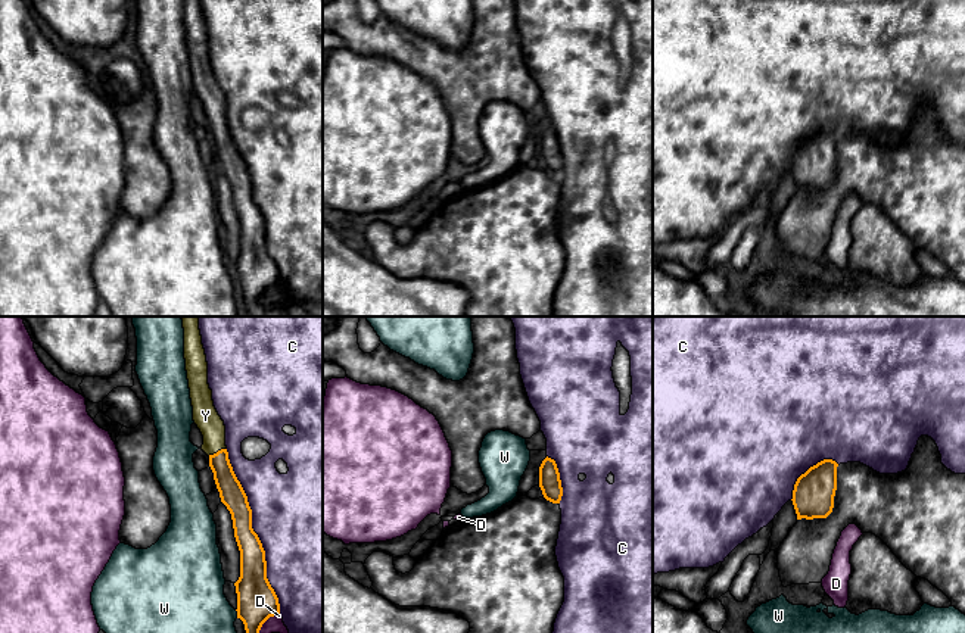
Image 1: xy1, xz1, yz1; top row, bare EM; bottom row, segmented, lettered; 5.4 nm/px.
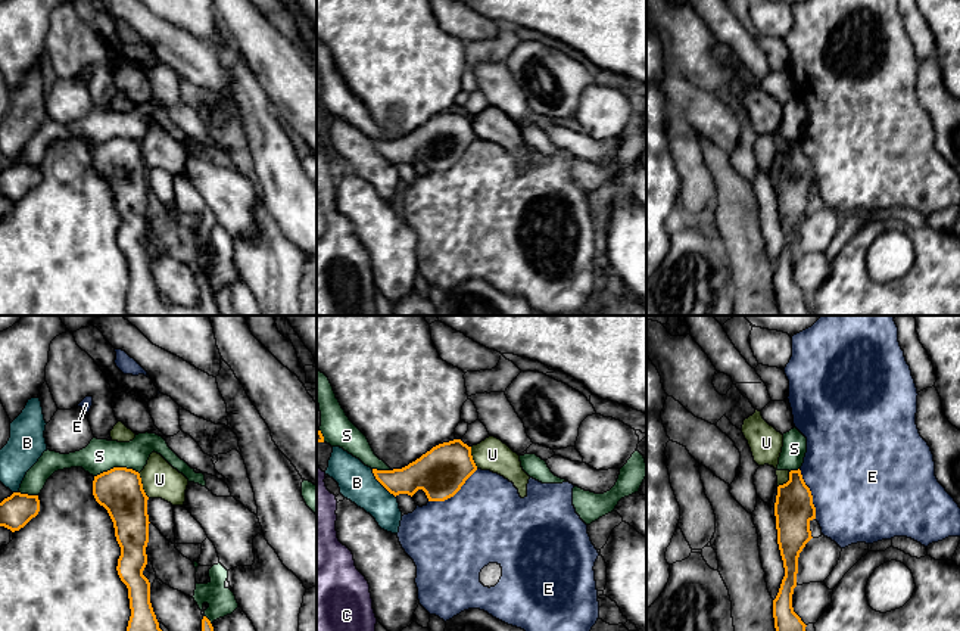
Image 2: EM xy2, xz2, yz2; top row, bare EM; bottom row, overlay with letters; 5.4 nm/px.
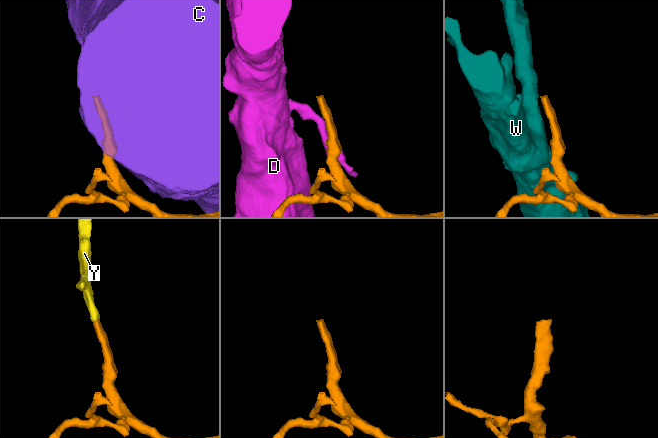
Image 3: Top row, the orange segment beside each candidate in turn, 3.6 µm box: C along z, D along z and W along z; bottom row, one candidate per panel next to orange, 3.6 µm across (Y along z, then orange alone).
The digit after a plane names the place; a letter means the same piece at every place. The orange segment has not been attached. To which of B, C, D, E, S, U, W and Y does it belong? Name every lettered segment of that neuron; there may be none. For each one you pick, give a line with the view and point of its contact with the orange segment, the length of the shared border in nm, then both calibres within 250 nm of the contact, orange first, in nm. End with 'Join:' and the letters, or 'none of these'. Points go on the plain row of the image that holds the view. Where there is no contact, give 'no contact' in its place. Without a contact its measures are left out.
Y: xy1 (217, 122) | 110 nm | 140/140 nm
Join: Y

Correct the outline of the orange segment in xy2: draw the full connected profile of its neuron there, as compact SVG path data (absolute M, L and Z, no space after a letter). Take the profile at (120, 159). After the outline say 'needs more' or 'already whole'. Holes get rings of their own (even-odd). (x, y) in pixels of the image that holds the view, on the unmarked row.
M113 137L94 146L93 165L103 175L115 198L121 217L118 245L128 258L131 286L127 296L130 316L221 316L211 290L203 286L202 304L183 307L165 304L150 273L150 252L143 245L149 212L147 170L140 143Z | already whole

